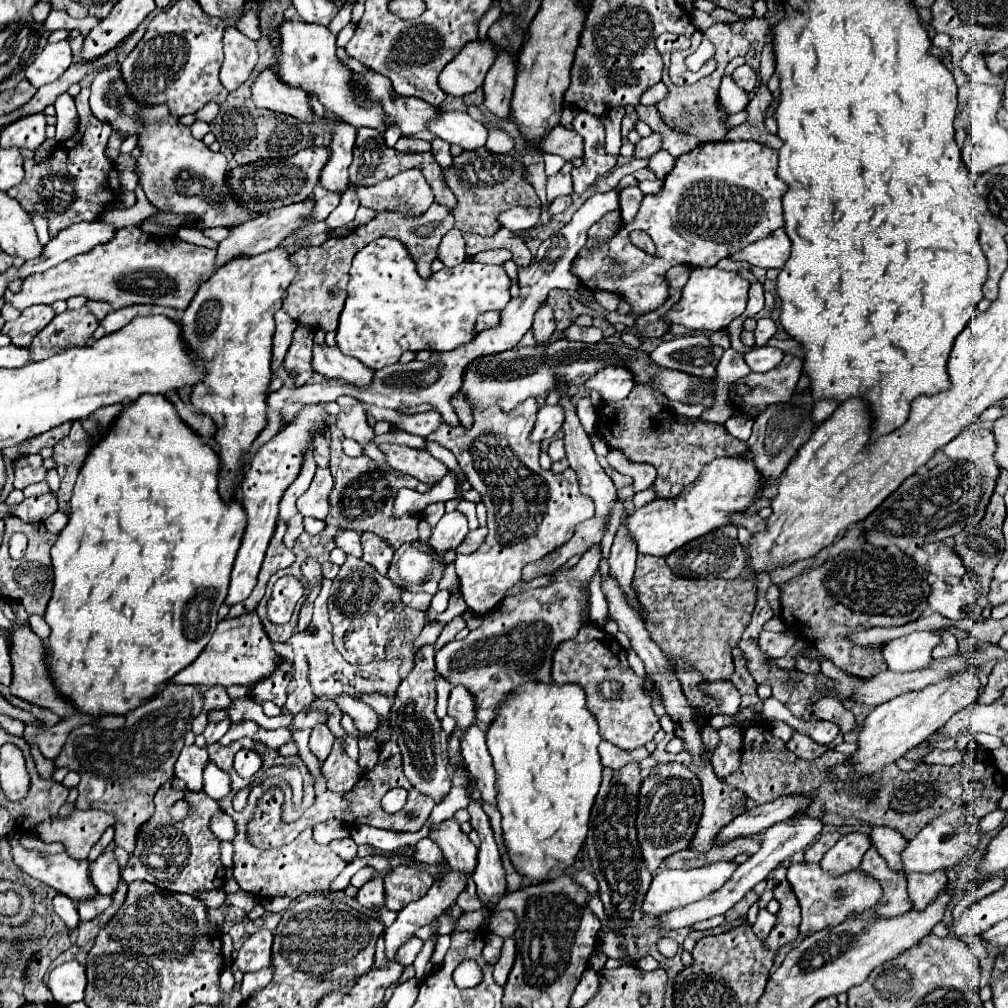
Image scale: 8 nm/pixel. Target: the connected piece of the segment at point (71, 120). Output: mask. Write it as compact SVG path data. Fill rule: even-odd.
M61 94L55 102L57 108L57 142L67 140L69 136L73 136L77 124L79 124L79 114L75 108L75 100L69 94Z

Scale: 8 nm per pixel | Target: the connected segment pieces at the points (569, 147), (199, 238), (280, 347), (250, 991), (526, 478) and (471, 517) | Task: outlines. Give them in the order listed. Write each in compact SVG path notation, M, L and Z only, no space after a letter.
M557 124L545 138L543 144L539 144L543 152L549 154L559 154L565 160L575 160L583 156L583 138L575 130L567 130L565 126Z
M180 227L175 236L183 241L198 245L205 246L211 249L217 249L218 243L214 240L204 236L198 229L191 229L188 227Z
M279 310L275 314L275 322L277 322L277 330L275 330L275 338L273 338L273 364L271 364L273 372L277 372L283 366L285 354L293 340L293 332L297 328L295 320L291 320L283 310Z
M267 968L267 970L259 970L259 972L247 972L243 976L243 984L241 984L241 996L243 1000L249 1000L249 996L253 996L255 992L263 990L269 982L273 980L273 968Z
M525 400L511 412L503 412L499 406L481 408L473 412L473 418L473 428L451 428L443 422L427 438L455 454L471 488L481 494L487 506L489 534L485 542L469 556L455 558L463 600L475 614L487 614L503 600L505 590L521 580L525 564L569 542L575 526L593 518L593 512L591 500L579 492L577 476L571 468L553 474L539 466L539 444L531 442L537 400Z
M462 500L461 504L457 506L457 510L461 510L461 512L467 516L467 520L469 520L469 530L475 530L479 528L475 503Z

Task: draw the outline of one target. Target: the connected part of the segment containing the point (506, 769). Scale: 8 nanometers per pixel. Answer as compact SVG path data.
M527 682L523 686L521 692L509 692L501 704L497 706L497 716L495 720L491 722L489 730L487 730L487 748L489 748L489 754L493 756L493 764L499 772L499 812L503 816L503 838L505 838L505 846L509 850L509 858L513 862L513 866L517 868L517 872L521 872L523 876L527 876L531 882L543 882L549 874L551 868L567 868L573 864L573 860L577 858L581 846L583 846L583 840L587 836L587 830L589 830L589 812L591 812L591 806L595 802L595 796L597 796L597 790L599 790L599 784L601 784L601 762L599 762L599 754L597 754L597 746L601 742L601 736L599 736L599 730L597 730L597 720L595 716L589 712L587 708L587 700L585 700L585 692L579 684L555 684L555 682Z

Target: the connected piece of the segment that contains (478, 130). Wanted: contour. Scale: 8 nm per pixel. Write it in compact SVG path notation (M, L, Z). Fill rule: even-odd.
M441 112L441 116L429 124L429 130L445 142L459 144L465 150L477 150L487 142L487 128L467 112Z

